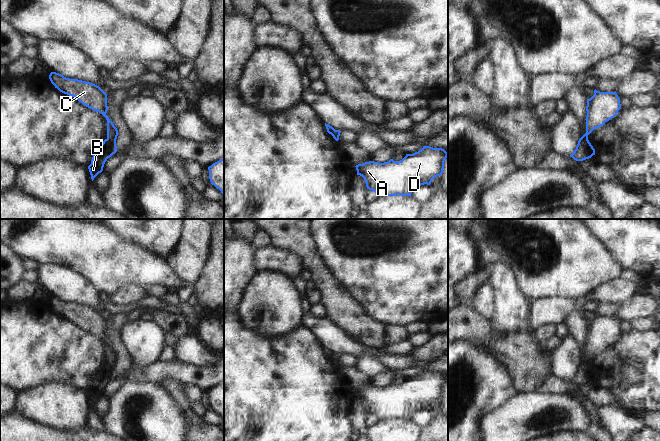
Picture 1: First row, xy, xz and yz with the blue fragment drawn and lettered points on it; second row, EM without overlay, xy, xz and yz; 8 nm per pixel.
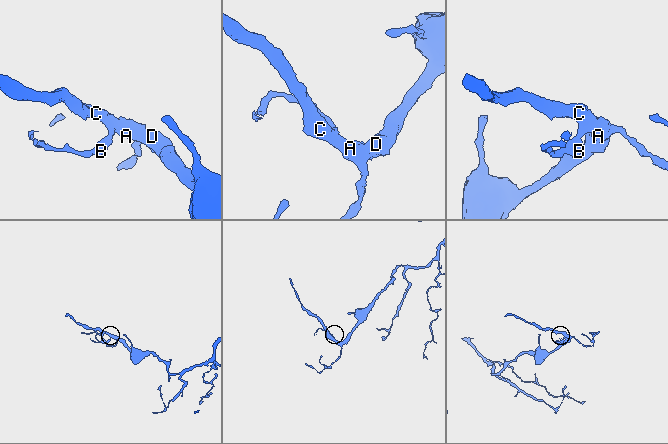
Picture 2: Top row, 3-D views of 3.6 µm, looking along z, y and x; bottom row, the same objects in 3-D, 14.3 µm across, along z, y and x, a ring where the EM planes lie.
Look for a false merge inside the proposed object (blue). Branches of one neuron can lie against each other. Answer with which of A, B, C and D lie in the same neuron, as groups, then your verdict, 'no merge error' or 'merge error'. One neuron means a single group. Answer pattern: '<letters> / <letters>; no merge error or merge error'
A C D / B; merge error

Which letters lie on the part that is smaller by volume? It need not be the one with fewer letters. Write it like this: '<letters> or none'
B

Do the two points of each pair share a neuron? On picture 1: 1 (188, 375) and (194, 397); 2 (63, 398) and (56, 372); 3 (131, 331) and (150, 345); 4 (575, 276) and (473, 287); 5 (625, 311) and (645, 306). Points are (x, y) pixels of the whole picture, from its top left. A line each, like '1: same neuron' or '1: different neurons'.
1: different neurons
2: different neurons
3: same neuron
4: different neurons
5: same neuron

